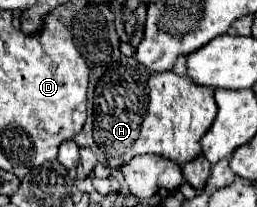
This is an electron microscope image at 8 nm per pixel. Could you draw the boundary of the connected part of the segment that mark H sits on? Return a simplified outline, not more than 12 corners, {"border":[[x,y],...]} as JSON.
{"border":[[136,59],[94,89],[110,167],[186,165],[218,113],[214,91]]}

